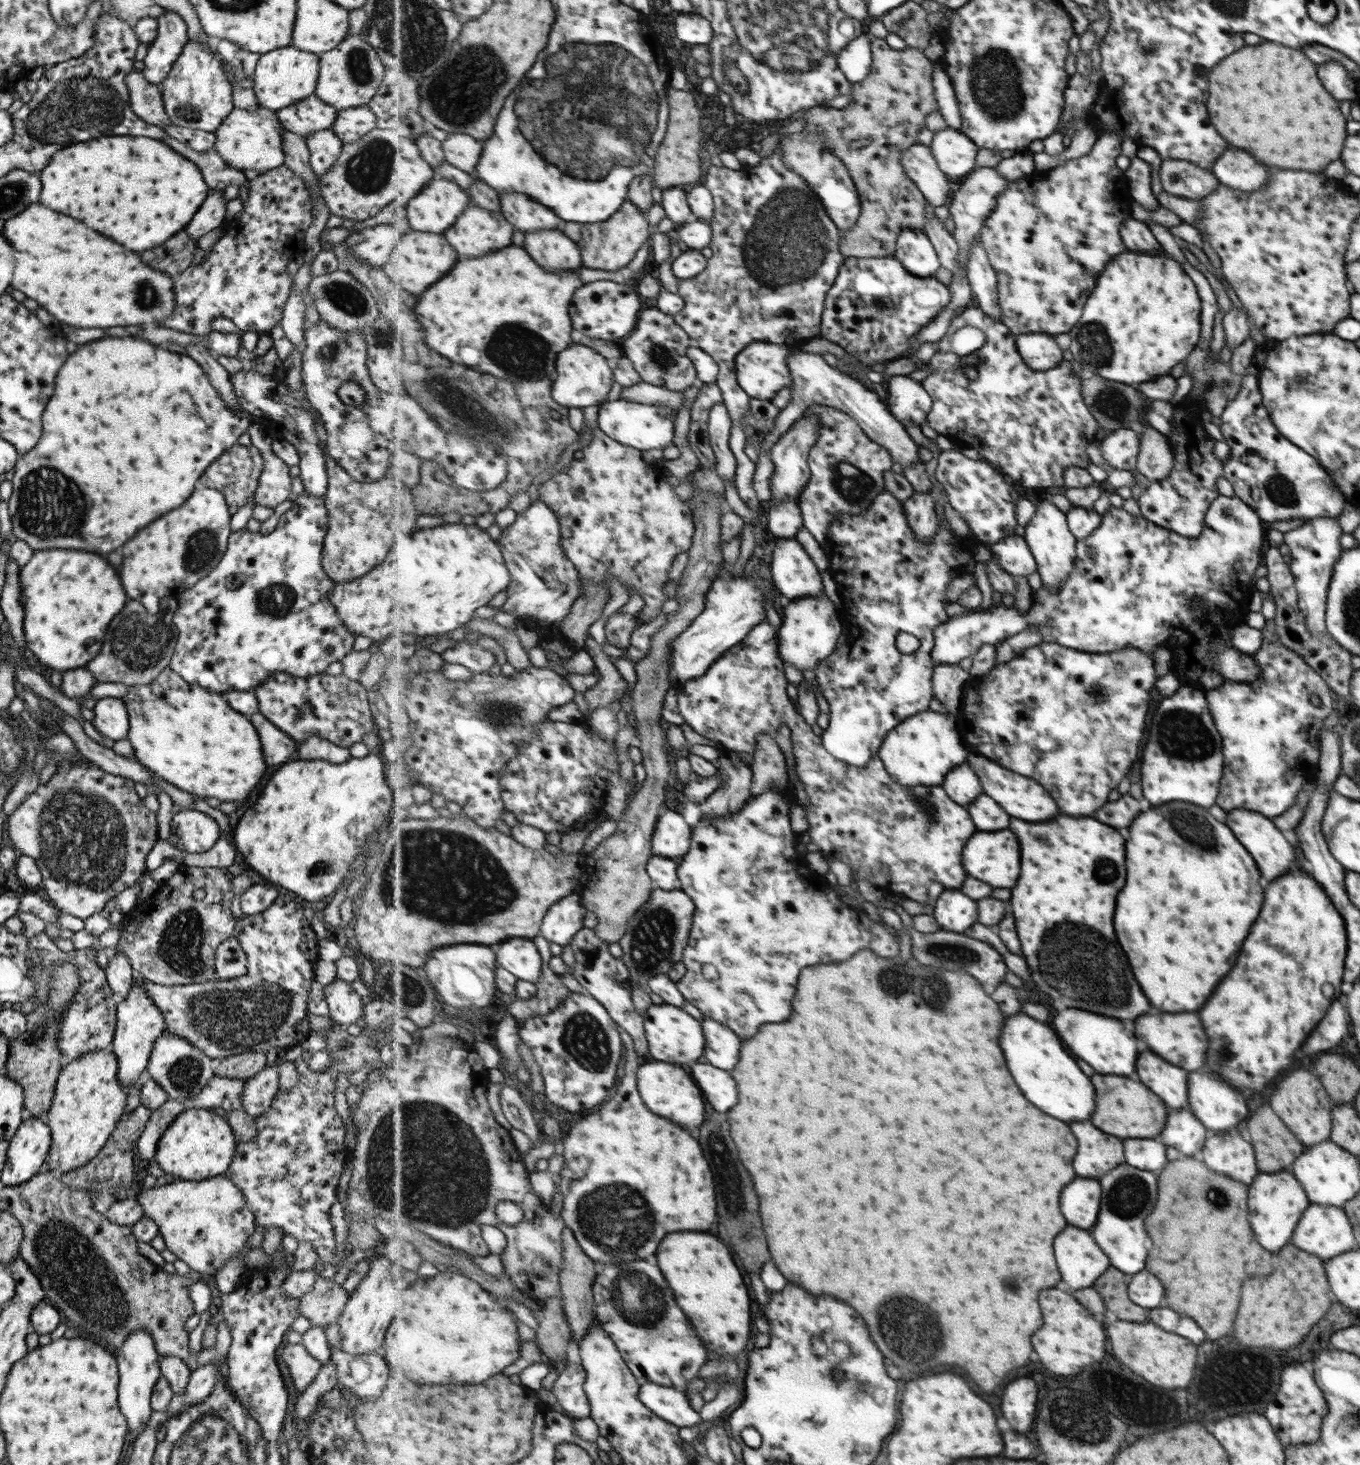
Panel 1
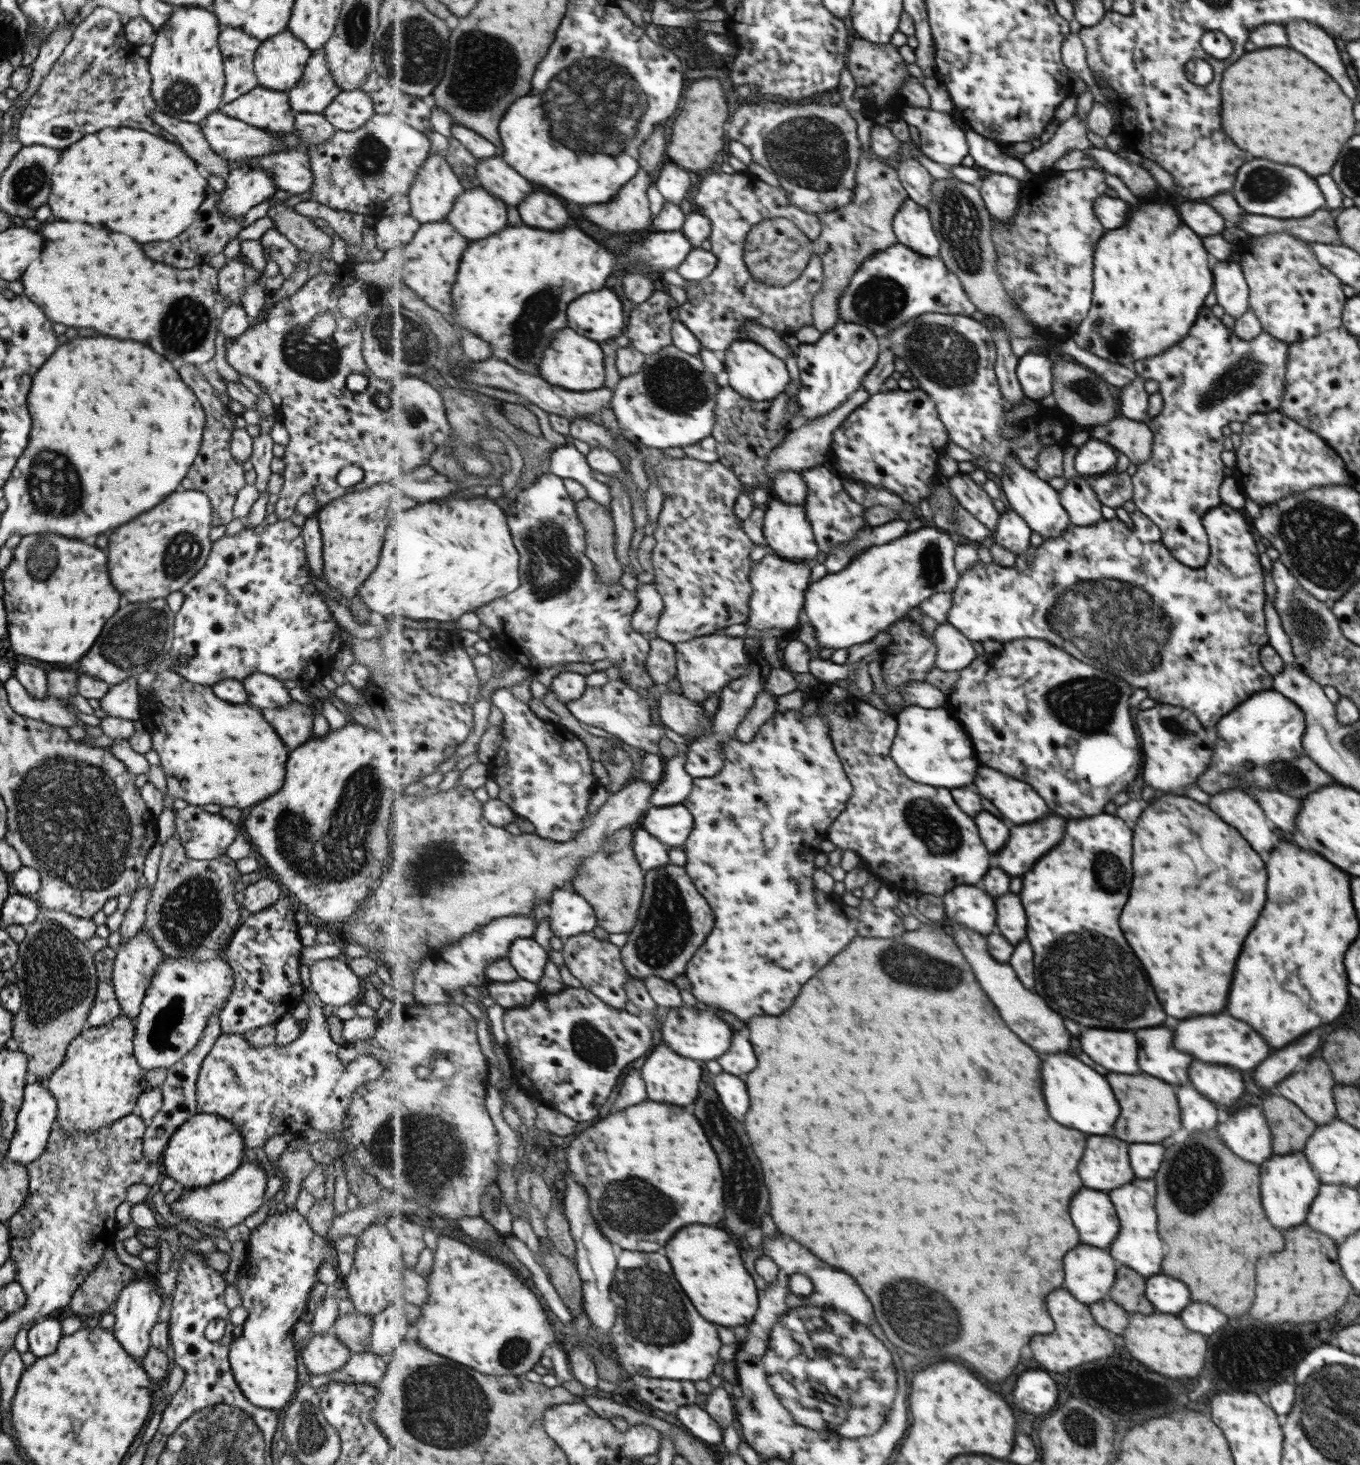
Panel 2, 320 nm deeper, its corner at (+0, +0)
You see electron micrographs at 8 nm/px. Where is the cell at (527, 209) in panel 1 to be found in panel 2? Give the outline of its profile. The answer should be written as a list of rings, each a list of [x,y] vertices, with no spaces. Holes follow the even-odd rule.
[[[498,154],[479,159],[476,171],[482,186],[509,206],[519,206],[533,192],[533,184]]]

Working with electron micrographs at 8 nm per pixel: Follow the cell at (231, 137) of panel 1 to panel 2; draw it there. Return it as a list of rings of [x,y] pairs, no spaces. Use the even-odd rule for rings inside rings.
[[[257,85],[235,101],[223,104],[219,110],[225,116],[269,131],[274,137],[282,137],[294,130],[294,115],[285,91],[269,90]]]

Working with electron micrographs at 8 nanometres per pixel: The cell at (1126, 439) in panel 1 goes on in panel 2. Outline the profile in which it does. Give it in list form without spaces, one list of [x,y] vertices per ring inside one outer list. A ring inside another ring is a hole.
[[[1089,439],[1077,447],[1073,466],[1080,475],[1103,474],[1115,468],[1115,452],[1103,441]]]

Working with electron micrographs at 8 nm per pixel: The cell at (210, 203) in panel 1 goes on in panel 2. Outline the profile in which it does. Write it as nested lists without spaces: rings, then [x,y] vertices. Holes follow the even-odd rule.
[[[236,167],[224,179],[225,188],[218,192],[216,209],[224,216],[243,217],[249,208],[271,199],[278,190],[273,179],[259,167]]]

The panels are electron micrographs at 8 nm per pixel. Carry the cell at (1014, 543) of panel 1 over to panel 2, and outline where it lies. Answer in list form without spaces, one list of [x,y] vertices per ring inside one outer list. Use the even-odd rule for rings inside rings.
[[[1007,509],[1000,516],[1000,524],[994,531],[994,540],[1008,551],[1022,555],[1031,548],[1033,529],[1027,521],[1013,509]]]

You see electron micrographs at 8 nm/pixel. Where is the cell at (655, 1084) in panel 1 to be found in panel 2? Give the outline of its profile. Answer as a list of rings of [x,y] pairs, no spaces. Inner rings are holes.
[[[662,1041],[655,1047],[657,1050],[651,1052],[645,1060],[645,1064],[641,1066],[642,1077],[646,1082],[646,1088],[649,1090],[651,1100],[657,1102],[671,1102],[671,1104],[679,1104],[679,1106],[689,1106],[697,1100],[703,1080],[702,1064],[697,1064],[696,1060],[691,1060]]]

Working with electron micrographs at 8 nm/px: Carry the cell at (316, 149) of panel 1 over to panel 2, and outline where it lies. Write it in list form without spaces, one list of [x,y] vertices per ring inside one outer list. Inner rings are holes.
[[[294,113],[294,130],[300,140],[298,150],[307,152],[312,146],[325,142],[336,131],[322,113]]]

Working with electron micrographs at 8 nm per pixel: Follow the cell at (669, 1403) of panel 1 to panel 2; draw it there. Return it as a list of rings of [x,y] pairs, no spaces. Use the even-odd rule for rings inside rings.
[[[696,1405],[683,1406],[677,1411],[676,1418],[697,1438],[710,1444],[723,1442],[720,1422],[713,1419],[707,1410]]]

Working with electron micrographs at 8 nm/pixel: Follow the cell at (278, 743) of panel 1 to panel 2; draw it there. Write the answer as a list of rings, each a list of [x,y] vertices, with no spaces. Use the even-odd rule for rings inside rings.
[[[291,701],[284,709],[259,709],[263,718],[271,724],[275,734],[289,748],[298,747],[312,735],[314,710]]]

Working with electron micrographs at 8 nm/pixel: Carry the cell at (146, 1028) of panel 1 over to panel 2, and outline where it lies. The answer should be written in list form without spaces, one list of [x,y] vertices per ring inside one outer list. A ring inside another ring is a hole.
[[[141,930],[133,938],[129,938],[124,943],[119,943],[119,948],[114,952],[111,973],[114,995],[122,1010],[121,1014],[132,1022],[136,1020],[137,1013],[140,1011],[140,1002],[162,957],[163,954],[154,944],[153,939],[147,934],[143,934]]]

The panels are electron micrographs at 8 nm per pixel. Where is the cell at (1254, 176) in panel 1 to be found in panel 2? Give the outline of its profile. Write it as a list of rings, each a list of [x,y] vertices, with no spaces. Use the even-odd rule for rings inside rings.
[[[1251,160],[1237,170],[1231,196],[1249,214],[1267,215],[1278,219],[1303,218],[1325,206],[1324,194],[1315,188],[1315,180],[1295,166],[1281,166],[1269,160]]]

